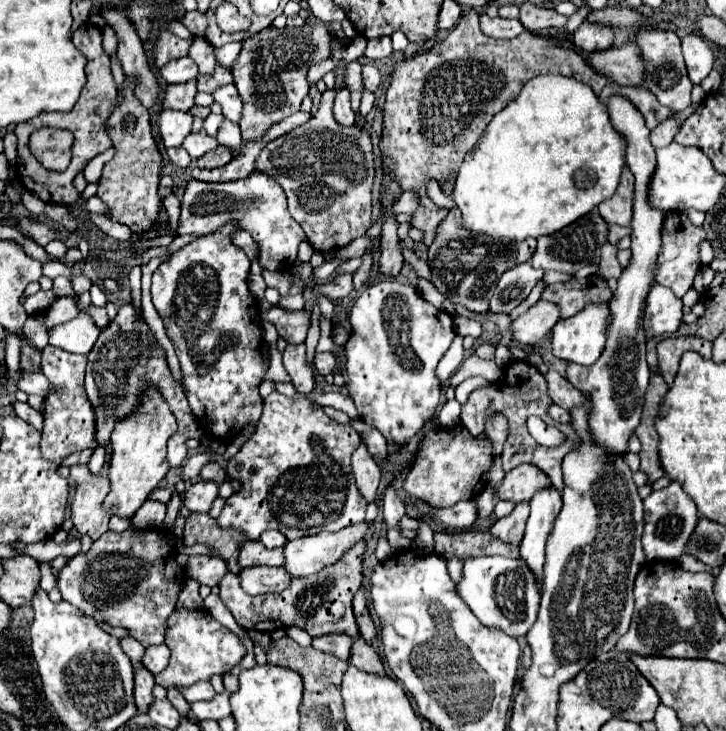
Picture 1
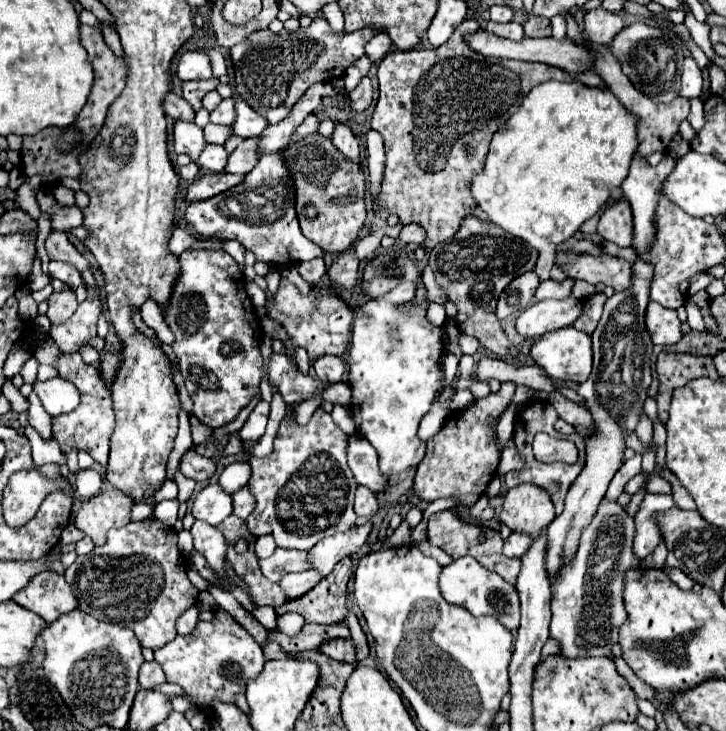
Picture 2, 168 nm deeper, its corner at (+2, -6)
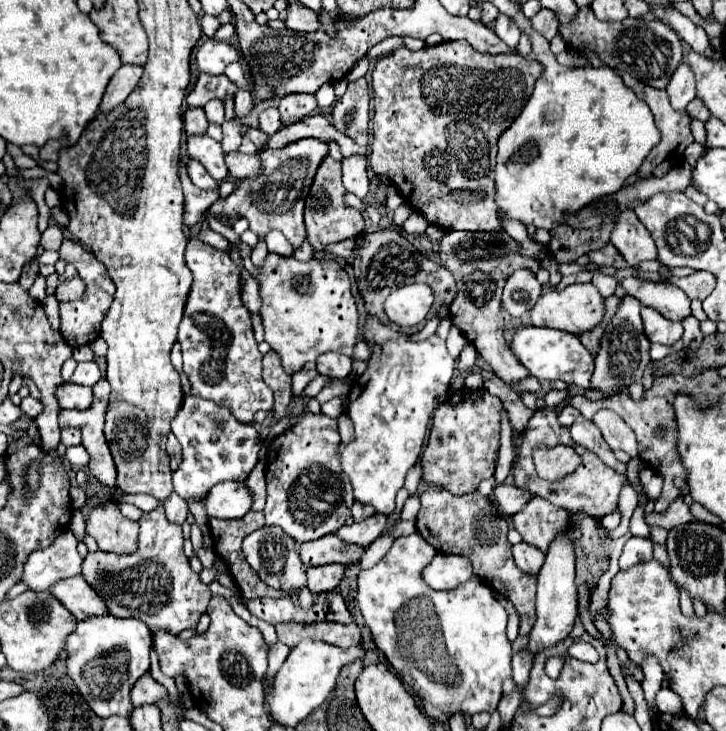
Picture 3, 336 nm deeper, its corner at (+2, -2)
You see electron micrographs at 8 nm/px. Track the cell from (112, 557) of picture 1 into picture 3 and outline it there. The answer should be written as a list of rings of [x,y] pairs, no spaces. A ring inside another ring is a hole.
[[[164,505],[140,517],[140,549],[132,555],[88,553],[82,565],[82,575],[96,587],[98,595],[108,603],[110,615],[136,617],[148,623],[150,629],[164,629],[180,635],[186,629],[196,629],[200,617],[206,613],[212,597],[208,585],[192,571],[184,555],[182,527],[170,523],[164,515]]]

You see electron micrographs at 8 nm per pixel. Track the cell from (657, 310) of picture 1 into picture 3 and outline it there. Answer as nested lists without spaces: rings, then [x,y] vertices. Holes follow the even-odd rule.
[[[642,307],[642,323],[644,323],[644,335],[648,337],[650,343],[674,345],[684,333],[682,323],[664,319],[652,307]]]

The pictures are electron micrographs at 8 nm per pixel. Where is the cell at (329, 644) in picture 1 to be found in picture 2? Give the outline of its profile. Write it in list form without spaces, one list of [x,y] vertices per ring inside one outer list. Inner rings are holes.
[[[306,623],[304,629],[296,637],[286,637],[278,629],[268,631],[268,635],[272,635],[272,639],[276,639],[276,643],[280,643],[284,647],[284,651],[298,653],[298,651],[318,649],[324,641],[330,641],[330,639],[346,639],[346,637],[350,637],[350,631],[348,631],[346,623],[336,623],[336,625]]]

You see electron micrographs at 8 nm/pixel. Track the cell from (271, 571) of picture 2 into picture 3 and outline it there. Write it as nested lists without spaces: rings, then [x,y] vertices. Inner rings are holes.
[[[324,535],[316,541],[308,541],[308,543],[300,545],[300,557],[304,559],[306,567],[328,565],[328,563],[352,565],[352,563],[360,561],[364,551],[366,551],[366,547],[354,545],[354,543],[344,543],[336,535]]]

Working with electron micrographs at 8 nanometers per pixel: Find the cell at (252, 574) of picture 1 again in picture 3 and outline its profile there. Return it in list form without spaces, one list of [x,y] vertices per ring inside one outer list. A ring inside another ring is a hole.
[[[322,565],[322,567],[308,567],[308,589],[312,593],[334,591],[340,581],[344,579],[344,565]]]

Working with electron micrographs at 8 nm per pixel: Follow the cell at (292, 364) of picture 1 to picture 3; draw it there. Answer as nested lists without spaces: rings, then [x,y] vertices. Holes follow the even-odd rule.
[[[274,353],[264,355],[262,361],[262,379],[264,383],[272,389],[274,393],[274,415],[284,417],[288,415],[290,401],[292,401],[292,391],[290,391],[290,375],[280,367],[280,361],[276,359]]]

